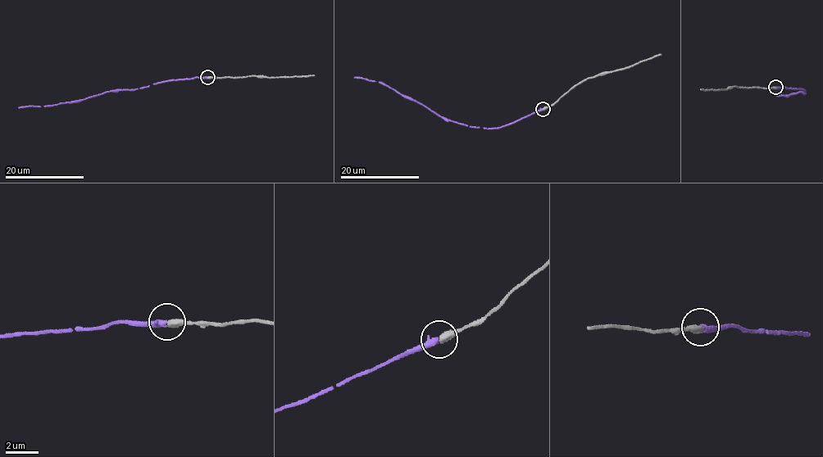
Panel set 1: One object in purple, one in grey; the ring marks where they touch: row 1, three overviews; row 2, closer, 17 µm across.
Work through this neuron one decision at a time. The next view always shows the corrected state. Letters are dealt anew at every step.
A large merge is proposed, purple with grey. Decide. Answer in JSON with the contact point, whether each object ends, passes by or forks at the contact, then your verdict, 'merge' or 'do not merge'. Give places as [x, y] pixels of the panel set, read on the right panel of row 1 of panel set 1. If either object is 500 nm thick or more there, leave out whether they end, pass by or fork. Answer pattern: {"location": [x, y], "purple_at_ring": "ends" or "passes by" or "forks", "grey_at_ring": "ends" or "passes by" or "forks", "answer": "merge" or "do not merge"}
{"location": [775, 87], "purple_at_ring": "ends", "grey_at_ring": "ends", "answer": "merge"}

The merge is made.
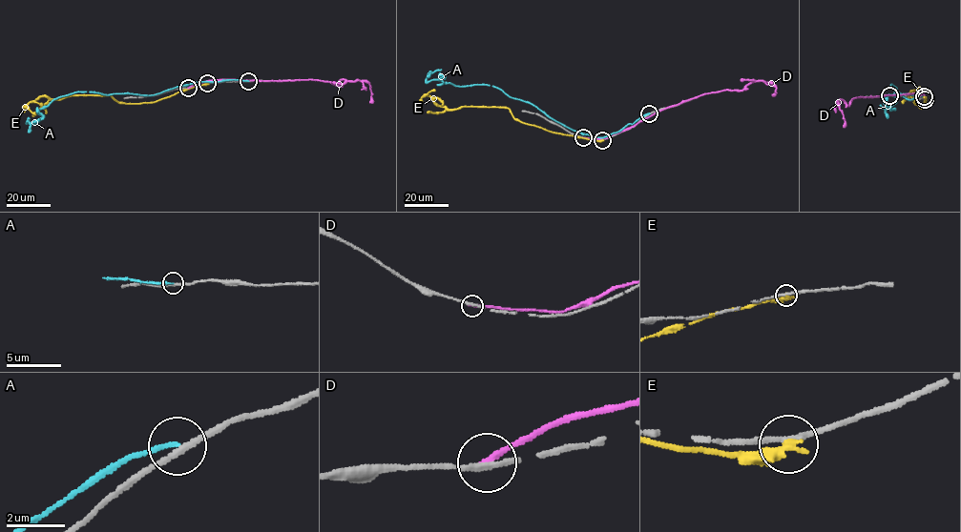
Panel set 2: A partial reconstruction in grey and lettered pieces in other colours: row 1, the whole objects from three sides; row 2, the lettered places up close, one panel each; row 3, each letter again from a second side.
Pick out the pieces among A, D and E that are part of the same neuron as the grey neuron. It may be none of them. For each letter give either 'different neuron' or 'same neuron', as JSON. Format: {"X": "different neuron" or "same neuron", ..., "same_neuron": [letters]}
{"A": "different neuron", "D": "different neuron", "E": "different neuron", "same_neuron": []}

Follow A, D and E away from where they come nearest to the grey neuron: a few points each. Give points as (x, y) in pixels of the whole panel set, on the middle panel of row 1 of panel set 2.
A: (649, 113), (616, 132), (594, 136), (574, 131), (492, 86), (427, 81), (431, 73), (441, 70)
D: (583, 137), (607, 138), (668, 107), (712, 92), (742, 91), (756, 81), (773, 84), (776, 88), (773, 94)
E: (602, 140), (553, 132), (525, 124), (515, 119), (507, 108), (447, 110), (426, 95), (435, 90)

